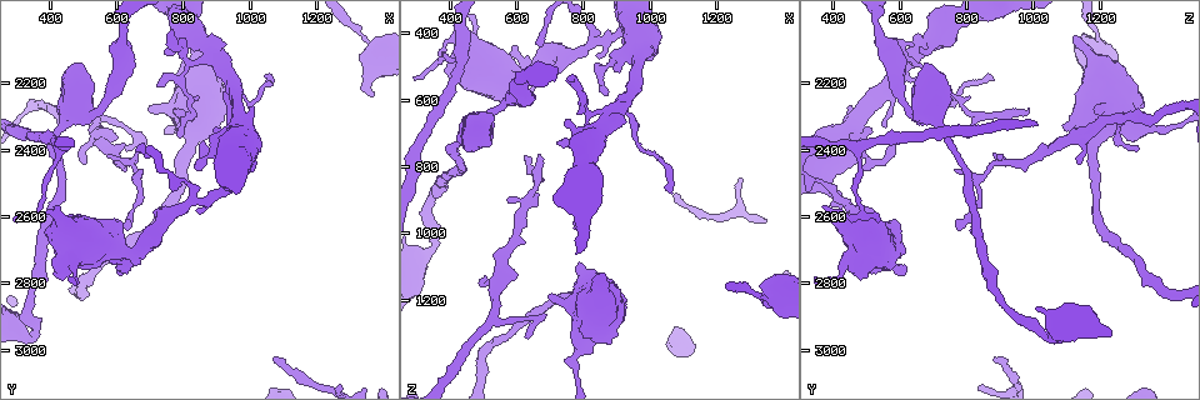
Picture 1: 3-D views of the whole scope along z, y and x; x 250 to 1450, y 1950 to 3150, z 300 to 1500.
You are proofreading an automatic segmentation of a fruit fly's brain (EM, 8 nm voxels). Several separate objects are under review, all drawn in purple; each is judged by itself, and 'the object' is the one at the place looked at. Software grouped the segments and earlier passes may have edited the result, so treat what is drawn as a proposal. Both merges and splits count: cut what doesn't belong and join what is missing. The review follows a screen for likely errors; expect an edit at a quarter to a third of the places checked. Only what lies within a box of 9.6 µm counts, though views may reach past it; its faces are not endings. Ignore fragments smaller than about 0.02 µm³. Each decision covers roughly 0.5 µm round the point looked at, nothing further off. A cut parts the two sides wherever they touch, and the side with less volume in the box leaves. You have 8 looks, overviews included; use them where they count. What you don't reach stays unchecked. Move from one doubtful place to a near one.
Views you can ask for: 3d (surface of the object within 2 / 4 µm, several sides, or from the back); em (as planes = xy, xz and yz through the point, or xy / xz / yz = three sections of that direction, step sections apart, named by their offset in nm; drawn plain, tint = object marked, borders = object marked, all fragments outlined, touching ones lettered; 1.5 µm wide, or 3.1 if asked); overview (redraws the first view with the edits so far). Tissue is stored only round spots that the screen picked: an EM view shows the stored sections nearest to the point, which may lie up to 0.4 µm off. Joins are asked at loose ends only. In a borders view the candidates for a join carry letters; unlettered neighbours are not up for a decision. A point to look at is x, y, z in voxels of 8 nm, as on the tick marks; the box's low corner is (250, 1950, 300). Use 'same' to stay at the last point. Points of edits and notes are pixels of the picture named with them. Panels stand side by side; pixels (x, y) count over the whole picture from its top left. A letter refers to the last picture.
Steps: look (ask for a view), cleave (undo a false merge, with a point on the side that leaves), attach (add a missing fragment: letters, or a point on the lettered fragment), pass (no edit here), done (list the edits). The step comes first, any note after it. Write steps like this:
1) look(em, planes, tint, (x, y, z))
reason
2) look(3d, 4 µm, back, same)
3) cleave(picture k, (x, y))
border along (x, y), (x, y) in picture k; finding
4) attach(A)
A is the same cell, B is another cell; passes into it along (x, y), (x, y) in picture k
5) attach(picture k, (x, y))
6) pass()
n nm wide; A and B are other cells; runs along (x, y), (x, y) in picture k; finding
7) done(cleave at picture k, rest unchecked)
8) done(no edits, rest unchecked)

look(3d, 4 µm, (630, 2630, 770))

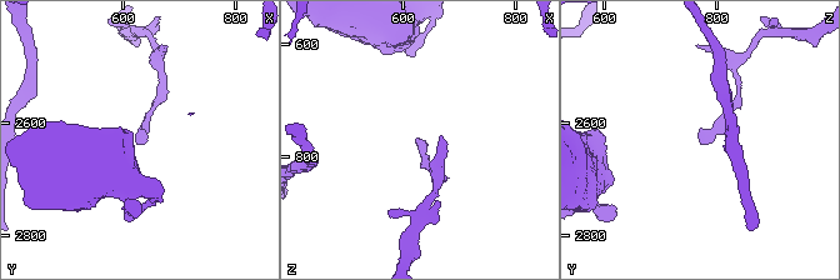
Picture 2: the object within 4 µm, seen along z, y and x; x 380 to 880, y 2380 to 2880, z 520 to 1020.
look(em, planes, borders, (625, 2635, 775))

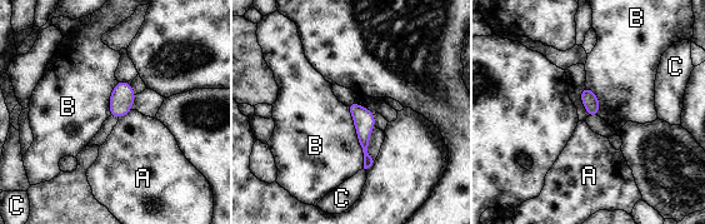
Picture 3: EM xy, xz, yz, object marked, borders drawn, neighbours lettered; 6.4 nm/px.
pass()
110 nm wide; A, B and C are other cells; border along (346, 106), (363, 153), (364, 168) in picture 3; no lettered fragment goes on from it

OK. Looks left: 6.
look(em, planes, borders, (450, 2230, 750))

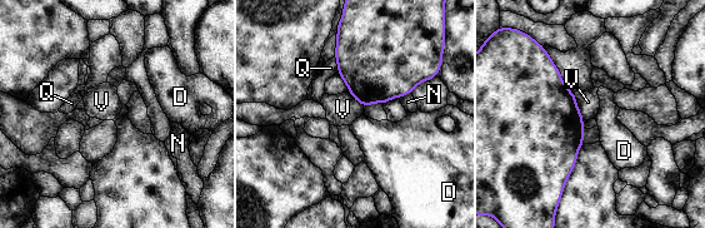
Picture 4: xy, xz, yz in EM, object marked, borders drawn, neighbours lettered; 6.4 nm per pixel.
pass()
300 nm wide; D, N, Q and V are other cells; border along (574, 93), (576, 105), (584, 119) in picture 4; no lettered fragment goes on from it

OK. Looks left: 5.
look(em, planes, tint, (880, 2120, 630))
thin arm on a thick one

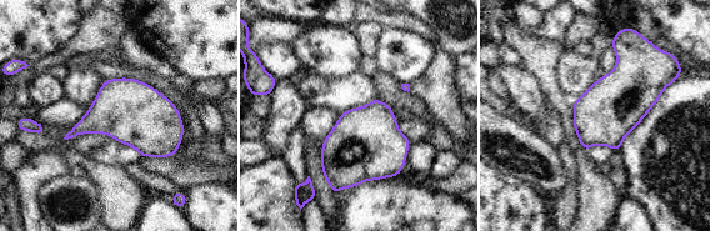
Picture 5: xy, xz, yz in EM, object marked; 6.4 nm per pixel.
look(em, planes, borders, same)
what lies round it

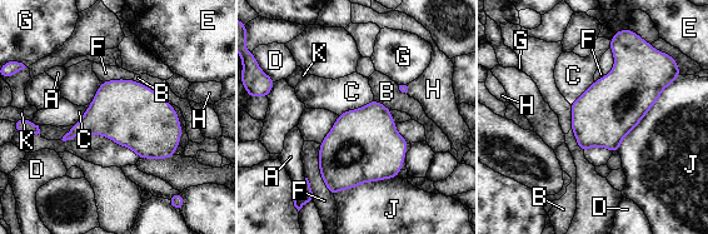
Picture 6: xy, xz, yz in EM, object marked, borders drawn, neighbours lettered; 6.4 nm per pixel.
pass()
400 nm wide; A, B, C, D, E, F, G, H, J and K are other cells; border along (373, 98), (338, 115) in picture 6; all the same neuron

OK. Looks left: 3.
done(no edits, rest unchecked)

